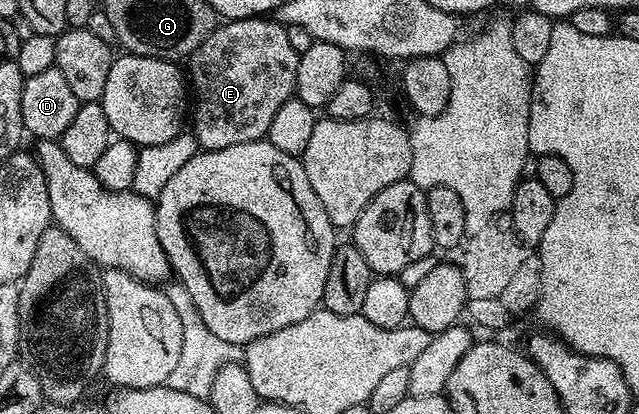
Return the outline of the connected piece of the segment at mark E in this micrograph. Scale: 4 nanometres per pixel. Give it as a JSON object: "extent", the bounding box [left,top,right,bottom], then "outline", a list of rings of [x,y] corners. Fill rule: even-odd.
{"extent":[186,16,300,150],"outline":[[[247,16],[244,20],[228,20],[217,26],[186,60],[190,88],[193,93],[196,91],[196,109],[192,108],[190,112],[190,131],[196,137],[197,145],[204,150],[222,150],[226,146],[265,139],[282,102],[293,99],[299,61],[300,53],[290,46],[285,25],[275,18]]]}

